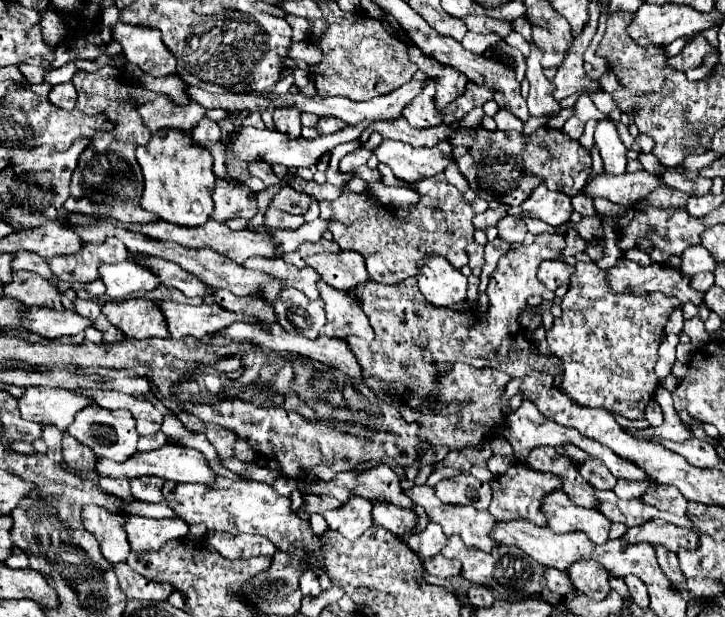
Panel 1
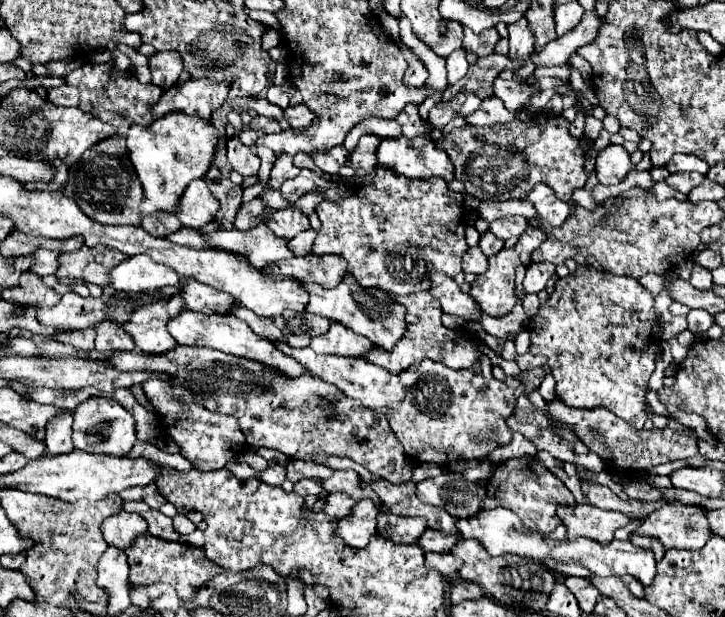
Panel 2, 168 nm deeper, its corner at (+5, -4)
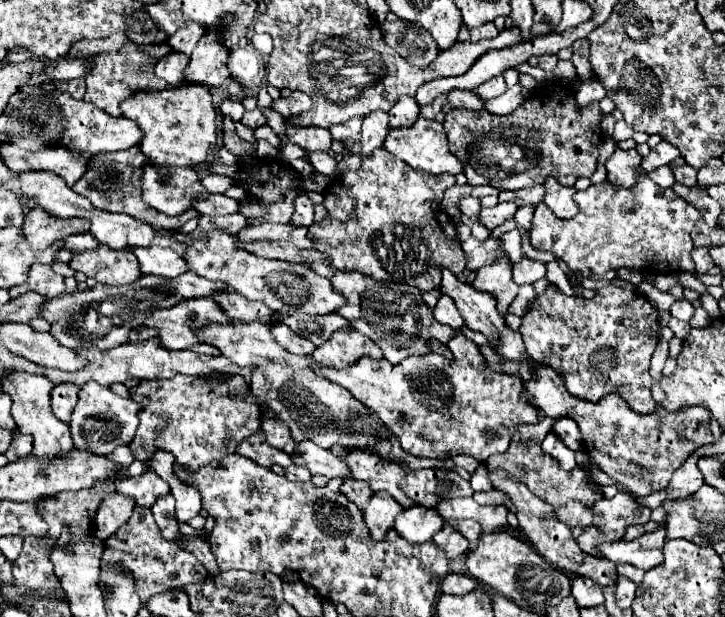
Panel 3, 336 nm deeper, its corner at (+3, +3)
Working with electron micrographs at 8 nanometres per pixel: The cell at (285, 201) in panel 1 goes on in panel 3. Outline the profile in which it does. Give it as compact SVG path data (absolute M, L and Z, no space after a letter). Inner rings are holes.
M212 194L204 200L196 200L194 208L200 212L200 214L210 214L210 216L228 216L228 214L234 214L238 212L238 200L232 200L224 194Z

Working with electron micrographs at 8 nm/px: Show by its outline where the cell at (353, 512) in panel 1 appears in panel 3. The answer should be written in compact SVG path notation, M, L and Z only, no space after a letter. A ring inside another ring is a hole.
M376 492L372 500L364 506L364 522L372 534L374 540L384 540L386 532L392 530L394 518L402 512L404 508L388 496L388 492Z

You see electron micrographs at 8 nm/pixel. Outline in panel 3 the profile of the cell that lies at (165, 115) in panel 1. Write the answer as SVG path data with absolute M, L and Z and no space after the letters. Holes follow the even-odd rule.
M222 16L220 24L208 28L192 50L190 64L184 70L184 80L180 84L202 84L206 88L220 86L230 78L228 72L228 48L224 44L224 34L234 26L234 16Z

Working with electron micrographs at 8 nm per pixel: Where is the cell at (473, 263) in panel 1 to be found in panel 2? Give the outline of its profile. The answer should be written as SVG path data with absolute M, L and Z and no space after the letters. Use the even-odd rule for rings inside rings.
M468 247L468 251L464 253L464 273L484 273L486 271L486 255L480 251L480 247Z

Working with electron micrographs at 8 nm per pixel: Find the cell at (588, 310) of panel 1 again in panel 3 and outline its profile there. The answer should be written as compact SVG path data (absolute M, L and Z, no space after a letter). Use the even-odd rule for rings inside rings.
M614 284L598 290L598 294L590 300L580 296L566 296L556 286L548 286L532 304L532 308L522 316L520 334L524 338L528 356L536 362L552 366L566 378L566 388L572 396L588 402L598 402L606 394L620 394L634 412L650 414L656 408L656 402L650 394L652 378L650 378L650 358L658 344L656 334L656 310L650 302L636 292L622 290Z

